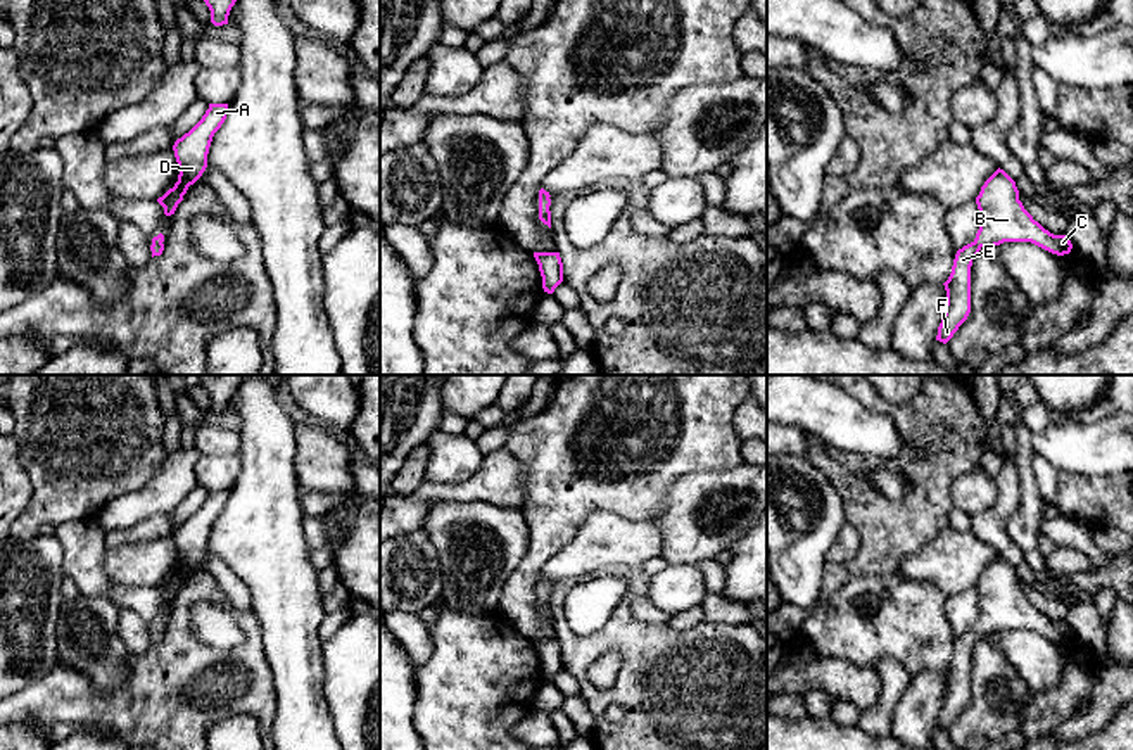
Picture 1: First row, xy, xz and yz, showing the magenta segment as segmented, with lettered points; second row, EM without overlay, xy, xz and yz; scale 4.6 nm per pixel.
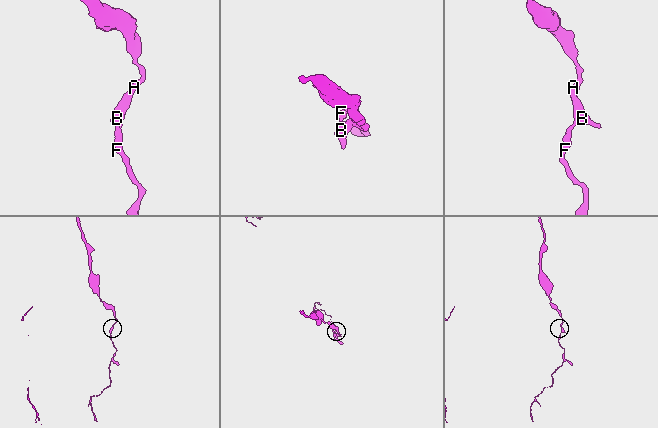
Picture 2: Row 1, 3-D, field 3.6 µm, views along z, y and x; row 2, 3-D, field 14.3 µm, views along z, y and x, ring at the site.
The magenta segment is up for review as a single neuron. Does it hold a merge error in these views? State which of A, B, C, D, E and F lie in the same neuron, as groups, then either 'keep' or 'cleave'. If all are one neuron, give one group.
A B C D E F; keep

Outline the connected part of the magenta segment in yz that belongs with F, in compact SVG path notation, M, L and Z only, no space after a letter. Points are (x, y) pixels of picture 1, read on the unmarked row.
M997 556L976 584L979 617L976 626L957 638L952 660L943 671L946 677L945 702L938 714L936 728L946 731L971 700L971 653L983 634L1003 629L1031 629L1052 641L1064 643L1073 636L1066 622L1045 617L1024 596L1016 569Z

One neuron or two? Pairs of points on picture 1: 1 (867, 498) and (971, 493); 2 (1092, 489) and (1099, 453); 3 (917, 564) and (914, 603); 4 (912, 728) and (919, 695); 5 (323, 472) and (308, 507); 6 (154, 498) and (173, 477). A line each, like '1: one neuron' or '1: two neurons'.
1: two neurons
2: two neurons
3: two neurons
4: one neuron
5: two neurons
6: one neuron

